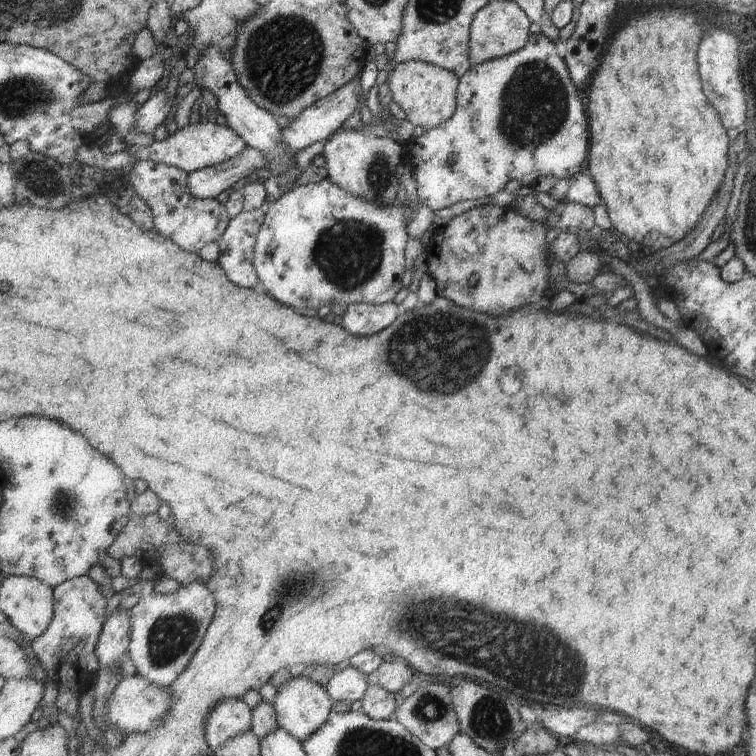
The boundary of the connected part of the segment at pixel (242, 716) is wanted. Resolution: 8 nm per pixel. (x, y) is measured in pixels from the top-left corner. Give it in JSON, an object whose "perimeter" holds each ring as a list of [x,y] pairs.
{"perimeter":[[[243,698],[223,699],[206,718],[206,739],[212,749],[226,745],[233,737],[252,731],[253,709]]]}

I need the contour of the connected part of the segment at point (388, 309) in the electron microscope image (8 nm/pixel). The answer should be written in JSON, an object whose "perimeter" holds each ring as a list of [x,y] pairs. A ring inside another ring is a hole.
{"perimeter":[[[359,302],[345,307],[343,328],[351,334],[369,336],[385,330],[403,312],[401,305],[385,303],[382,305]]]}

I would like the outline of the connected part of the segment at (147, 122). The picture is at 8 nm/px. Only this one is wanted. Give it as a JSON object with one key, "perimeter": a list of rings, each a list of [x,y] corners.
{"perimeter":[[[165,91],[148,98],[135,114],[136,131],[153,134],[155,129],[167,120],[169,110],[173,110],[175,100],[179,102],[175,95],[169,96]]]}

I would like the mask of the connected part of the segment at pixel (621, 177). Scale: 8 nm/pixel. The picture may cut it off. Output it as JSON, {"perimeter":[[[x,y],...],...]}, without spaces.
{"perimeter":[[[674,7],[651,8],[651,10],[647,10],[647,14],[637,14],[635,18],[627,18],[627,22],[613,32],[611,46],[607,46],[605,54],[601,56],[599,66],[595,68],[593,86],[589,92],[587,111],[590,118],[590,154],[586,167],[594,180],[594,185],[602,200],[601,204],[605,205],[611,227],[630,238],[632,245],[647,252],[657,252],[674,245],[696,225],[701,213],[706,209],[707,203],[721,186],[726,170],[726,152],[729,139],[715,109],[707,104],[707,100],[701,92],[701,80],[697,76],[697,66],[695,66],[697,44],[706,33],[702,24],[703,19],[697,13],[693,14]]]}

